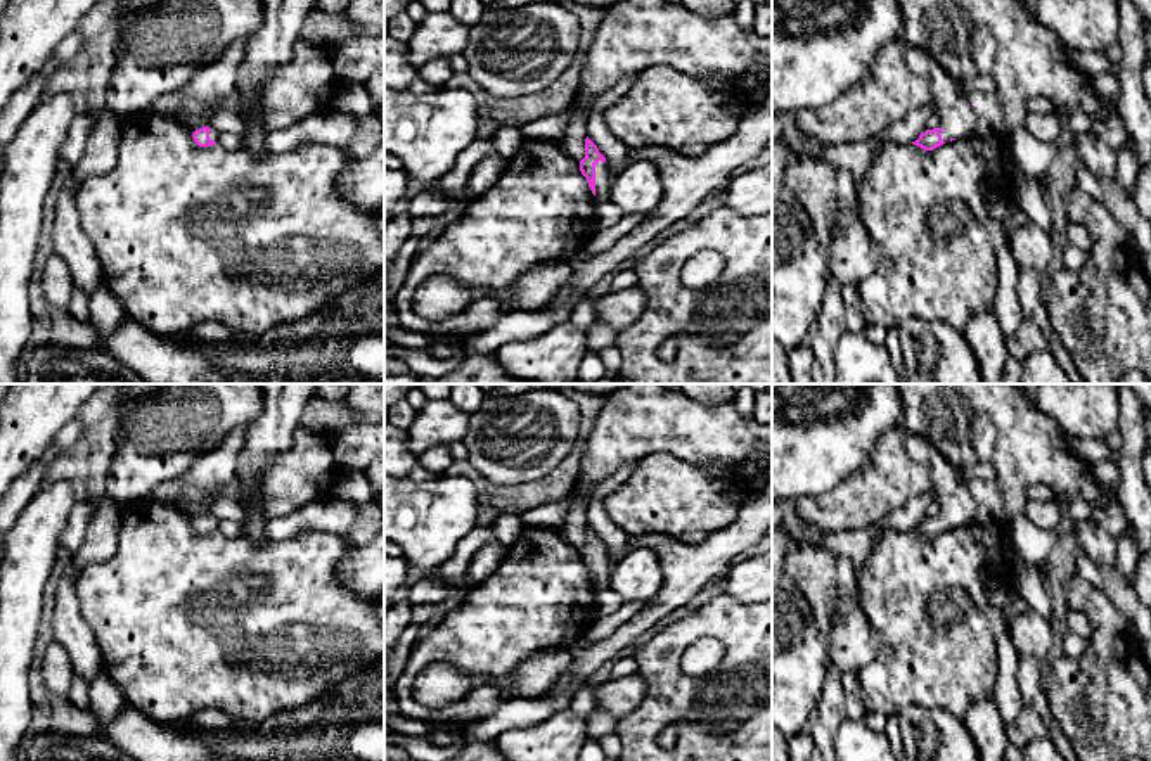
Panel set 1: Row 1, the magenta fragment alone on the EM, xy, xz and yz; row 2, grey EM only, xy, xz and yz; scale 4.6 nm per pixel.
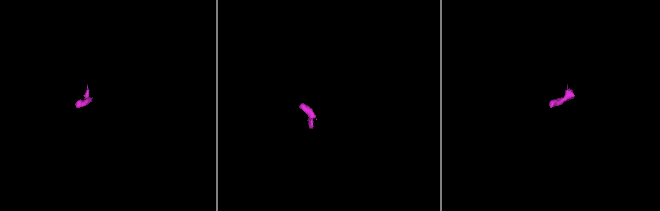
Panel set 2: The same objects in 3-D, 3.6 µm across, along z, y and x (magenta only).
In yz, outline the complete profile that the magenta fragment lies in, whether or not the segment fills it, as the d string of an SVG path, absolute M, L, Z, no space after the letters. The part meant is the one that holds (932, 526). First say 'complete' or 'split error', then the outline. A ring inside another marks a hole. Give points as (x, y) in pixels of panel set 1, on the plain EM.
split error | M909 432L905 436L909 457L919 464L931 477L942 514L926 517L914 533L933 538L945 529L978 522L976 507L968 484L959 481L959 469L954 467L926 438Z

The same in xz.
split error | M585 526L585 545L580 548L580 559L587 566L597 592L611 588L611 569L606 545L599 540L597 533Z

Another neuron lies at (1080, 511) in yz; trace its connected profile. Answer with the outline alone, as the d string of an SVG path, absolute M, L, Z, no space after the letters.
M1082 498L1068 500L1068 515L1073 522L1096 522L1092 505Z

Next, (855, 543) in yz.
M869 526L822 534L815 543L831 553L848 557L857 567L864 566L884 529Z

